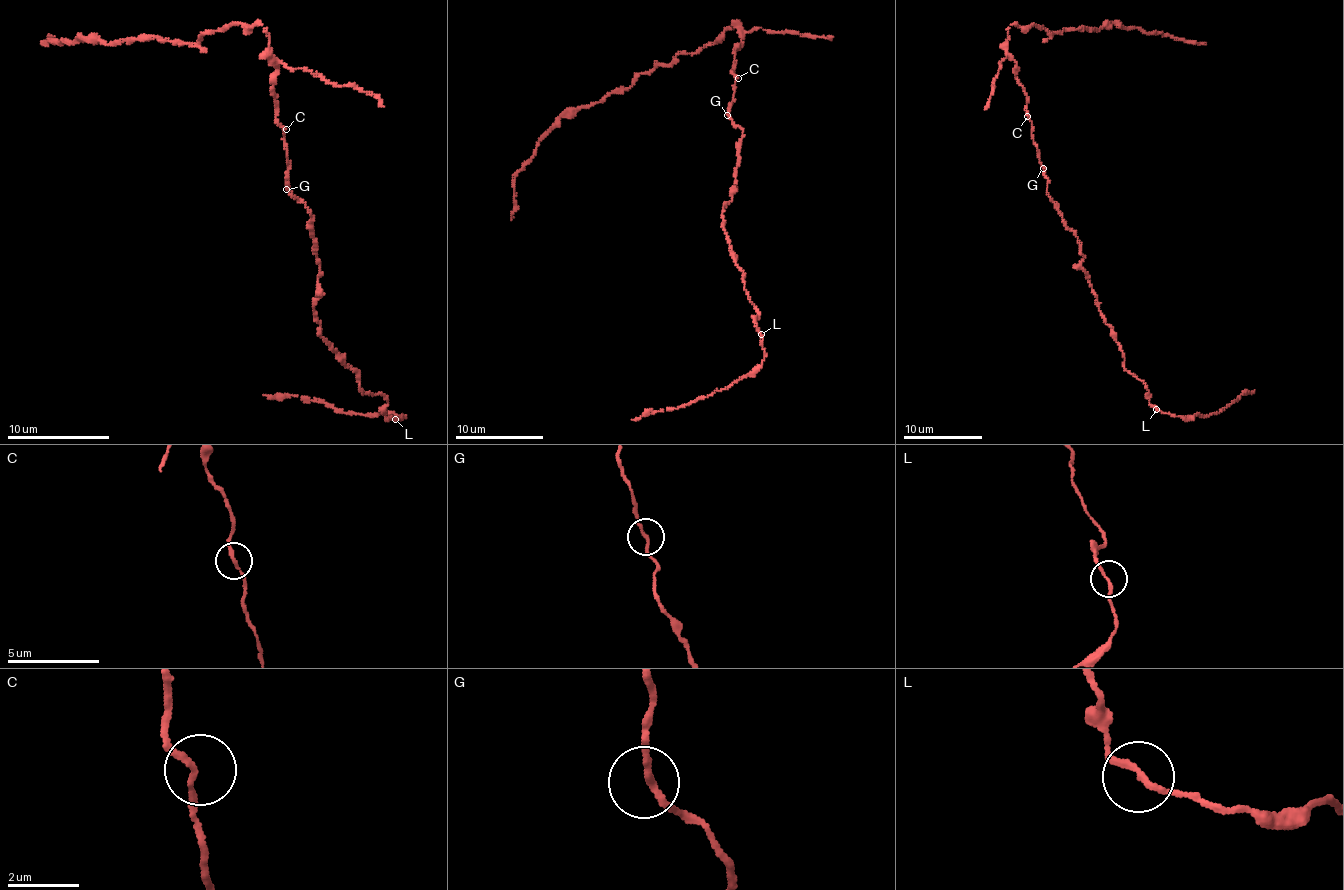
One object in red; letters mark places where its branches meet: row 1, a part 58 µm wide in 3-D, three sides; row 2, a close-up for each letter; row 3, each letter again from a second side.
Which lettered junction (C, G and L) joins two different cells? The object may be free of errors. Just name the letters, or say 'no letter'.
no letter

